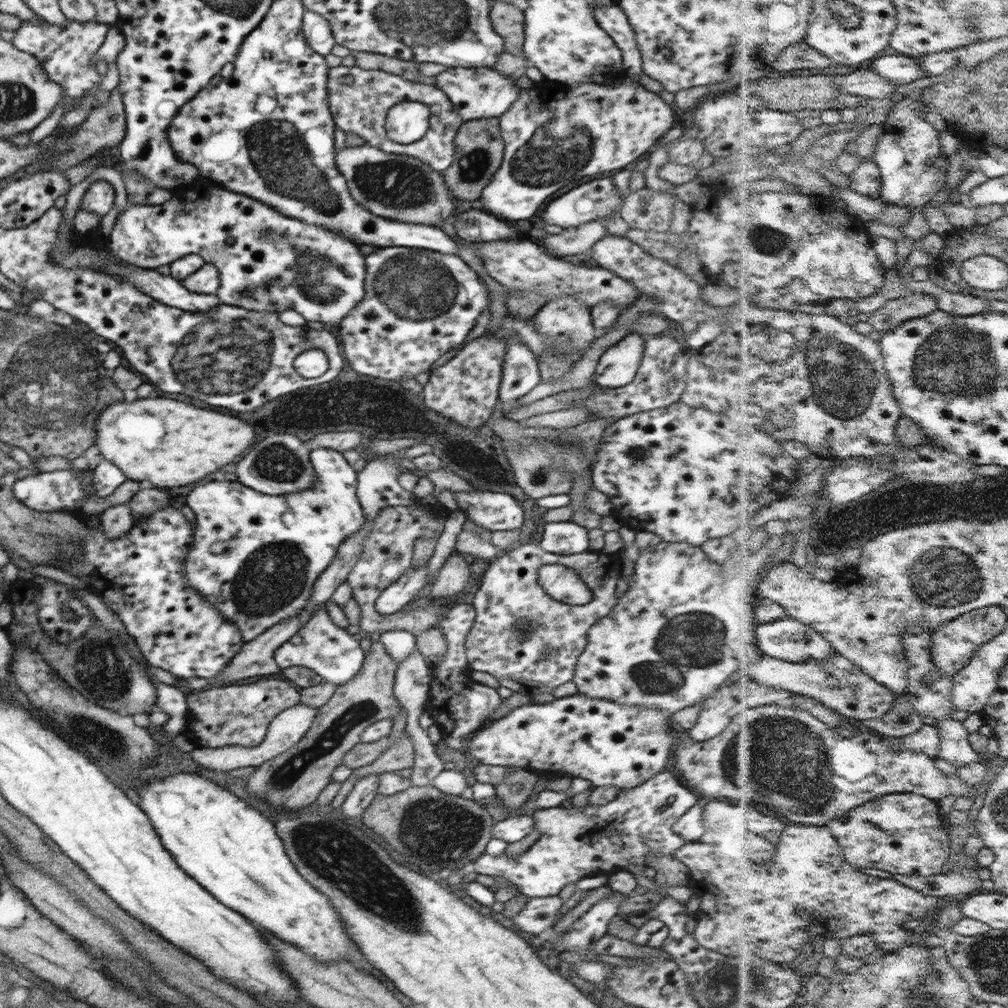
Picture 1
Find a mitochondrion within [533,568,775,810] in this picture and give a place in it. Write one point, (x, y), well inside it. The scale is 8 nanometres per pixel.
(697, 639)

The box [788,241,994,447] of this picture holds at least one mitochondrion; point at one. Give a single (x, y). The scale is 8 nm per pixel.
(842, 381)

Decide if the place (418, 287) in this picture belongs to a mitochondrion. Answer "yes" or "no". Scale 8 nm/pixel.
yes

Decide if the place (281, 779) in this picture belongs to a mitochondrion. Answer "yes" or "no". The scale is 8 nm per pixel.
yes

